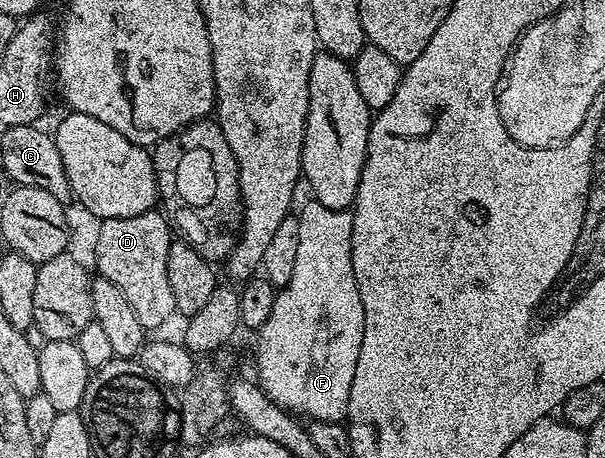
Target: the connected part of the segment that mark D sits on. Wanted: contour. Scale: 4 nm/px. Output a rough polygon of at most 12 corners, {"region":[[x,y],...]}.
{"region":[[158,209],[98,225],[96,271],[144,331],[176,317]]}

